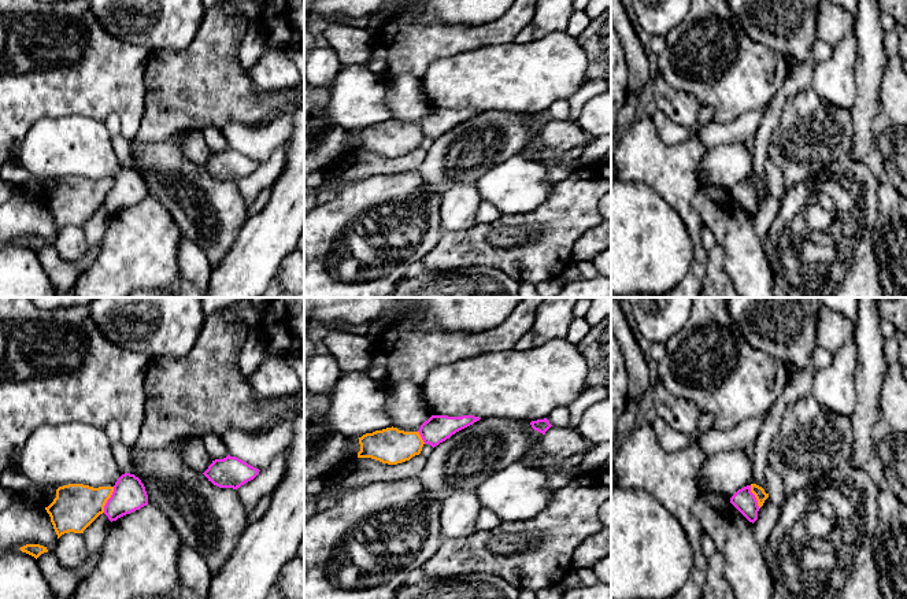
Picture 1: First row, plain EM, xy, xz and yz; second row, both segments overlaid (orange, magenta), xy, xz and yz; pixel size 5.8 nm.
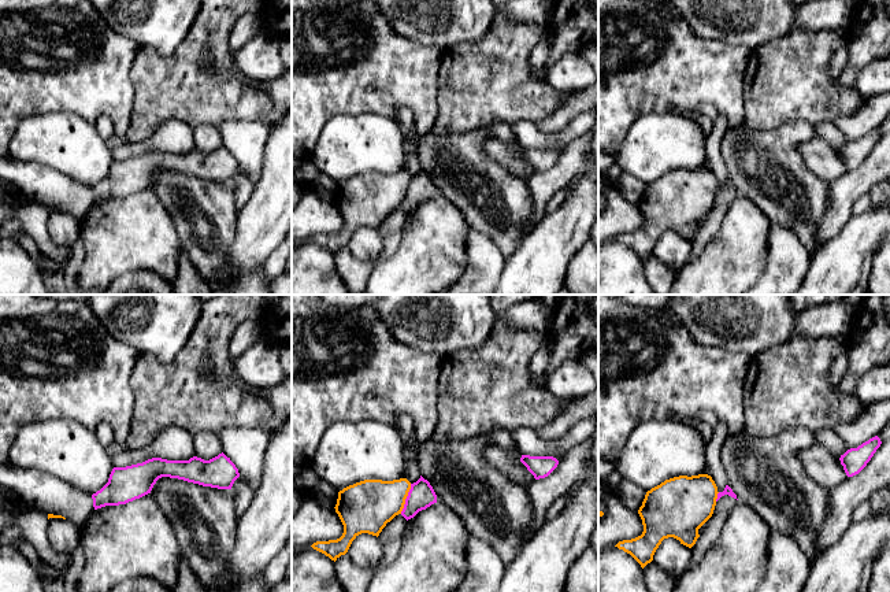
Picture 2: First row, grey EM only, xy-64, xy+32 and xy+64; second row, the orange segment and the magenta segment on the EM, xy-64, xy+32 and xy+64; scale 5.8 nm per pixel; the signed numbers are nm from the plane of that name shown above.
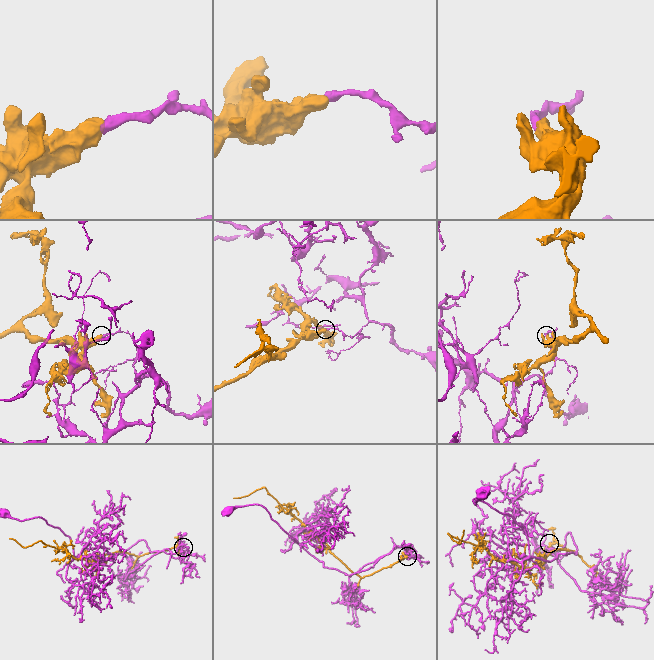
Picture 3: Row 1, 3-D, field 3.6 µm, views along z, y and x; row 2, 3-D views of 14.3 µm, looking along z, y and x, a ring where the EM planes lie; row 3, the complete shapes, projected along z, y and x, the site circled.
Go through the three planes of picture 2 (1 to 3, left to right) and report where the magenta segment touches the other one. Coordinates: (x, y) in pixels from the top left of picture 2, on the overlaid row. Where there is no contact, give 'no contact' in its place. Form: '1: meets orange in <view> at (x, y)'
1: no contact
2: meets orange in xy+32 at (405, 498)
3: meets orange in xy+64 at (716, 496)

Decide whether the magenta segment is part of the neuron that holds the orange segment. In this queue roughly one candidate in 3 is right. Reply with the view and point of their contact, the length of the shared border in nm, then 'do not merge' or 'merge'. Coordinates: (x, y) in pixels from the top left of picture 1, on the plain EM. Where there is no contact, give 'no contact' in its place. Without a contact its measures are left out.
contact xy (108, 191); length 170 nm; do not merge

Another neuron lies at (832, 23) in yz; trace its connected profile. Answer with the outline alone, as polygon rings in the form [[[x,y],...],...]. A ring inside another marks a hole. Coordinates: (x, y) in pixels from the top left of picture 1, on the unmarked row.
[[[819,0],[818,15],[814,19],[818,40],[834,47],[845,34],[851,33],[852,27],[854,19],[849,12],[829,0]]]

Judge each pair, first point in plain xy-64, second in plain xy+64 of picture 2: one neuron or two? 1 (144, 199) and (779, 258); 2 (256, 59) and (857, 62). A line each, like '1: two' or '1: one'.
1: two
2: two

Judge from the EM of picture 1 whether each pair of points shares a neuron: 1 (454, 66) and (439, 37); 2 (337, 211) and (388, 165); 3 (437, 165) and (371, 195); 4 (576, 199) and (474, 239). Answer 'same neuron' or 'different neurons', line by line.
1: different neurons
2: different neurons
3: different neurons
4: same neuron

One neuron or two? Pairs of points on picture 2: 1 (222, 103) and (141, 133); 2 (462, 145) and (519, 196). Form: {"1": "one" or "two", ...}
{"1": "one", "2": "one"}

